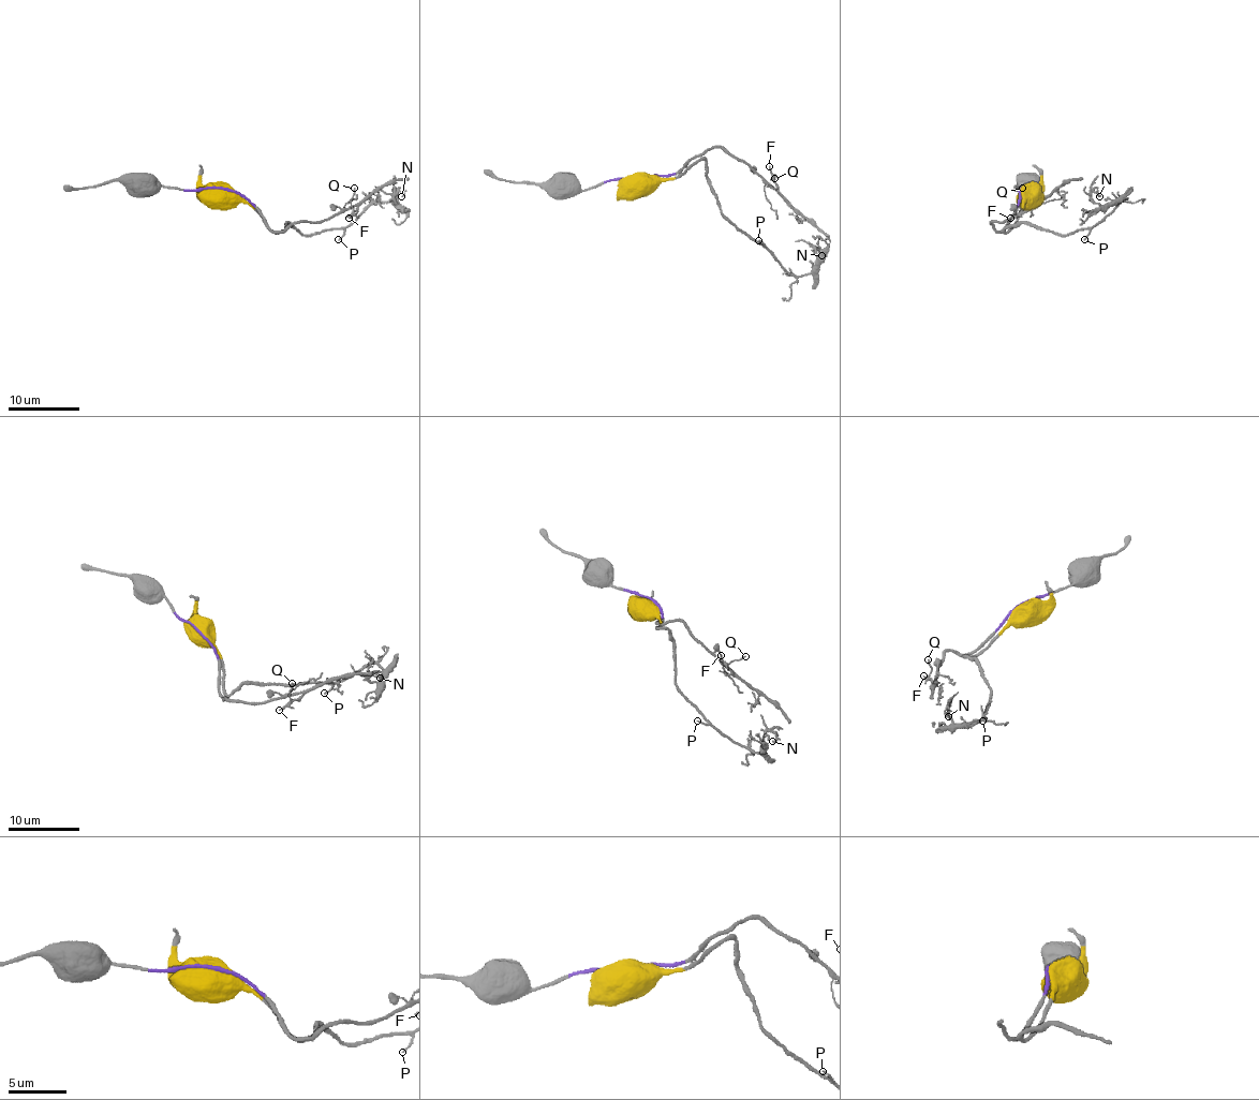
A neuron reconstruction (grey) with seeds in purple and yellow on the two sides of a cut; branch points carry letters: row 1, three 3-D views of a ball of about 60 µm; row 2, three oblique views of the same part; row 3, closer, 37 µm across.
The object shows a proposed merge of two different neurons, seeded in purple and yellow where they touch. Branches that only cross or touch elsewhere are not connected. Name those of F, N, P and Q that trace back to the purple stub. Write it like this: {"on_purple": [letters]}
{"on_purple": ["F", "Q"]}

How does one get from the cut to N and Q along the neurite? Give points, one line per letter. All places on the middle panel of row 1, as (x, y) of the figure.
N: (642, 177), (678, 177), (702, 159), (721, 211), (794, 276), (812, 270), (813, 247), (823, 255)
Q: (642, 177), (672, 175), (694, 155), (723, 147), (774, 188), (770, 179), (774, 179)

